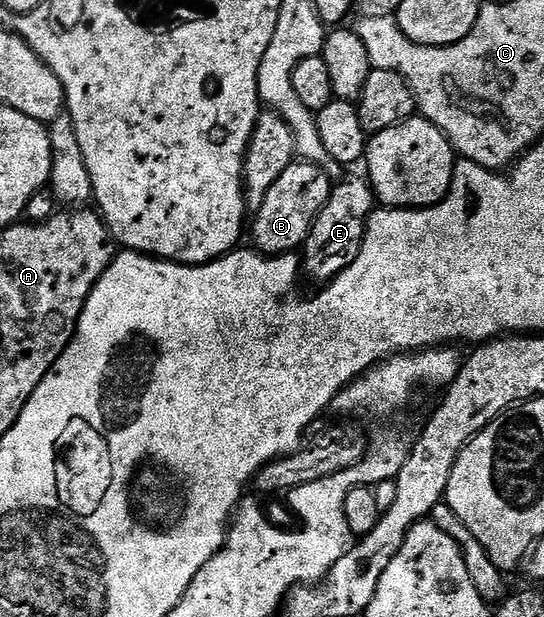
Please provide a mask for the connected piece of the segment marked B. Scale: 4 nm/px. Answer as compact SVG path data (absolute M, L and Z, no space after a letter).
M293 161L274 181L270 193L262 199L262 205L254 212L250 223L251 246L261 255L287 255L303 248L312 223L318 217L322 205L330 197L334 186L333 176L328 175L317 163Z

